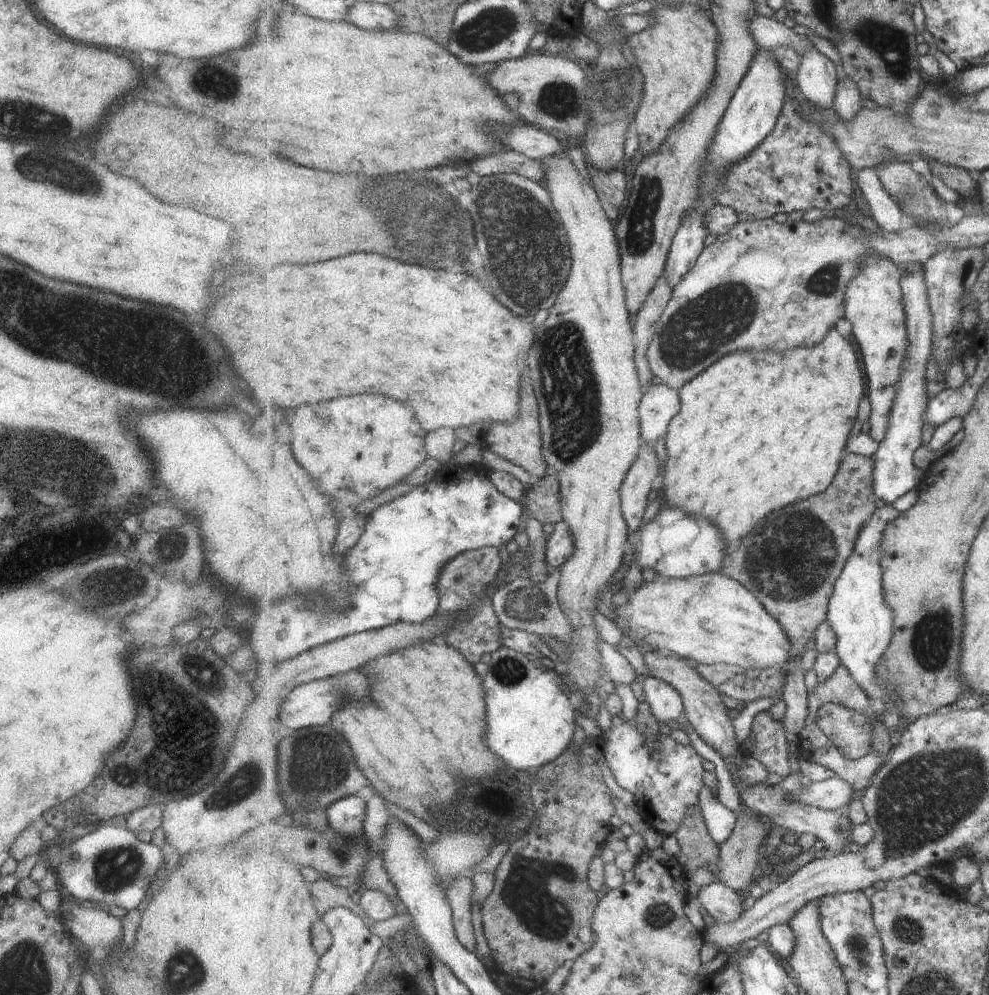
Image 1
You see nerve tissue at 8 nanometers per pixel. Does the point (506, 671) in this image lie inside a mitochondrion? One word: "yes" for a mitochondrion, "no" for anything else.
yes

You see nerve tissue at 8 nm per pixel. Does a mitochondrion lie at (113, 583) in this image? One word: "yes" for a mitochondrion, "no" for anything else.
yes

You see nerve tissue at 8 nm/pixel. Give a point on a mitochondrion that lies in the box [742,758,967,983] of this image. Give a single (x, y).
(857, 945)

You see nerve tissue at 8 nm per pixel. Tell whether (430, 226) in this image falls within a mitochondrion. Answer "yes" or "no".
yes

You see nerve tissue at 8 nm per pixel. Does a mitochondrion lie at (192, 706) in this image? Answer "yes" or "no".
yes

